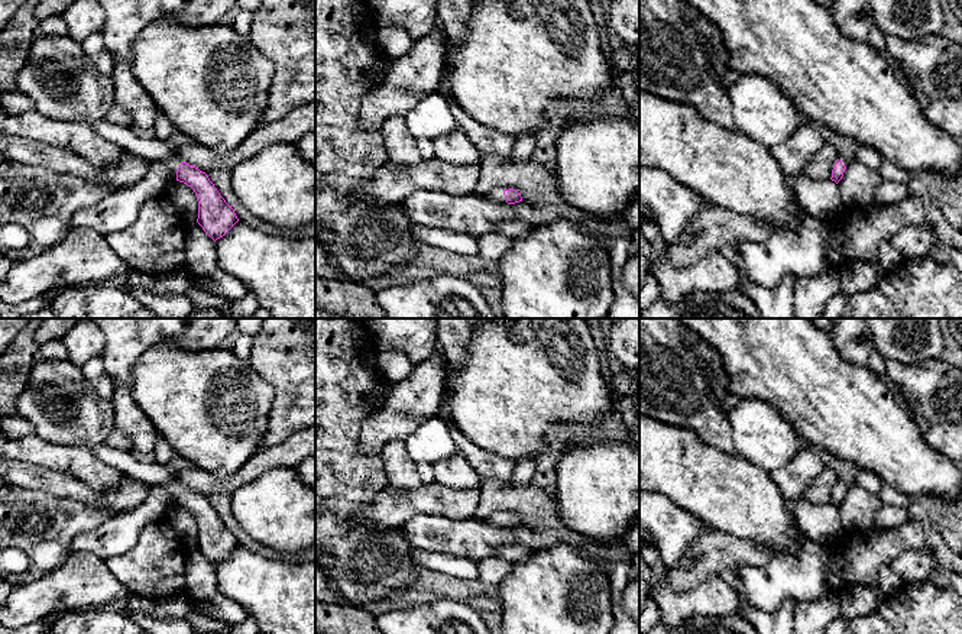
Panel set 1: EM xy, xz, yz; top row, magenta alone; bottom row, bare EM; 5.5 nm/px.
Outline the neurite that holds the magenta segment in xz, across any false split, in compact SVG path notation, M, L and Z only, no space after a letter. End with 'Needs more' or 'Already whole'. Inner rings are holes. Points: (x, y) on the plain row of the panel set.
M499 511L496 514L492 514L488 518L480 520L485 524L493 525L493 527L508 527L515 528L522 525L521 518L516 514Z. Needs more

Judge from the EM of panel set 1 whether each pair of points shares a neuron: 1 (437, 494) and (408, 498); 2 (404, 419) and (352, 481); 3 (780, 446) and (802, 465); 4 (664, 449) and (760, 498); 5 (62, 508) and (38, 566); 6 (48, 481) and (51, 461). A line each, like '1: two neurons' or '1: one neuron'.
1: one neuron
2: two neurons
3: two neurons
4: one neuron
5: one neuron
6: two neurons

